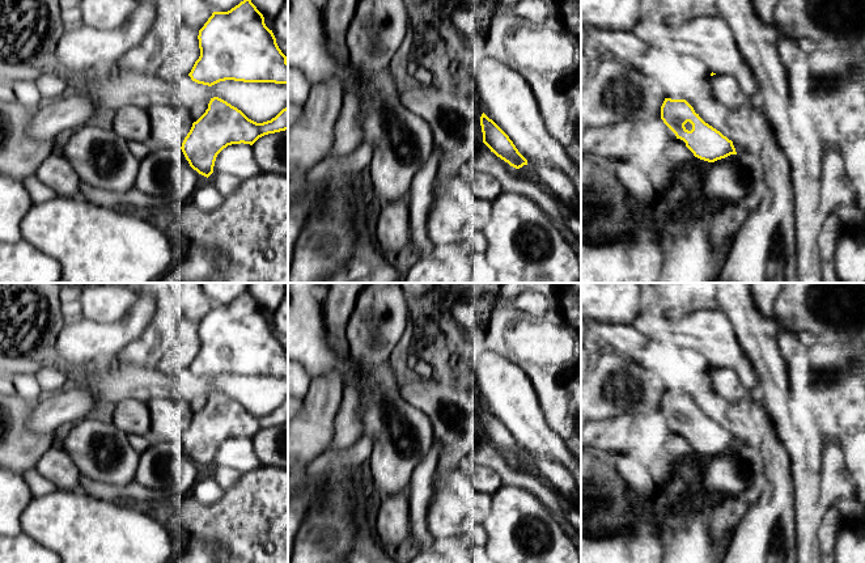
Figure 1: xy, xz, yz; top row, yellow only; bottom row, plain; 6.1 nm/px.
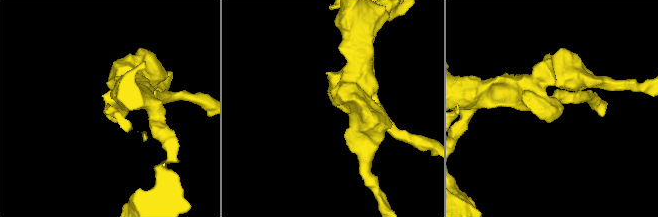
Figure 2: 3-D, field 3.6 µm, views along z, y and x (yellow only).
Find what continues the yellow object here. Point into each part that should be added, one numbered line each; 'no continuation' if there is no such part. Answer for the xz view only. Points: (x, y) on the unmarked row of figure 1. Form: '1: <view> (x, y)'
no continuation

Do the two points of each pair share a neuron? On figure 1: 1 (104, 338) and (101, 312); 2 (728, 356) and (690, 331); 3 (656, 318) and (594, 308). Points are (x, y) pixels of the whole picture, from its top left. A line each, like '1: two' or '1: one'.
1: two
2: one
3: two

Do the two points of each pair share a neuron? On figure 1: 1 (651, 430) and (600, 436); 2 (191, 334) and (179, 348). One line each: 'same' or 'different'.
1: same
2: same

